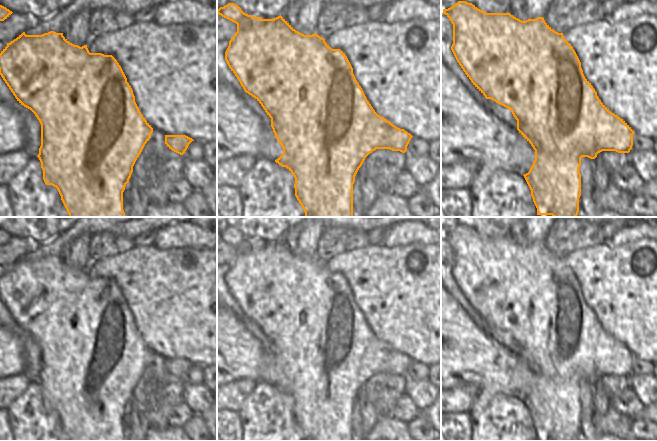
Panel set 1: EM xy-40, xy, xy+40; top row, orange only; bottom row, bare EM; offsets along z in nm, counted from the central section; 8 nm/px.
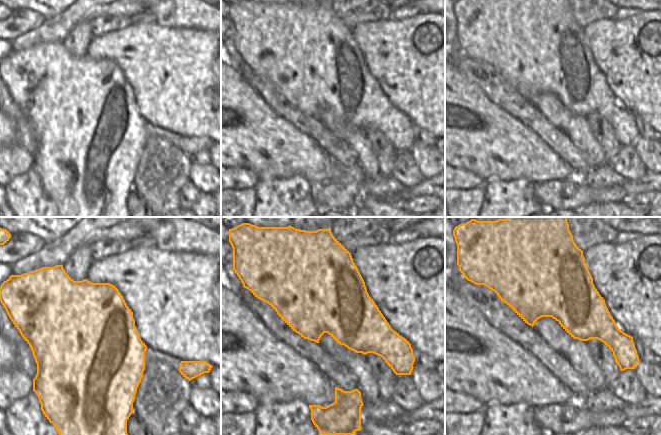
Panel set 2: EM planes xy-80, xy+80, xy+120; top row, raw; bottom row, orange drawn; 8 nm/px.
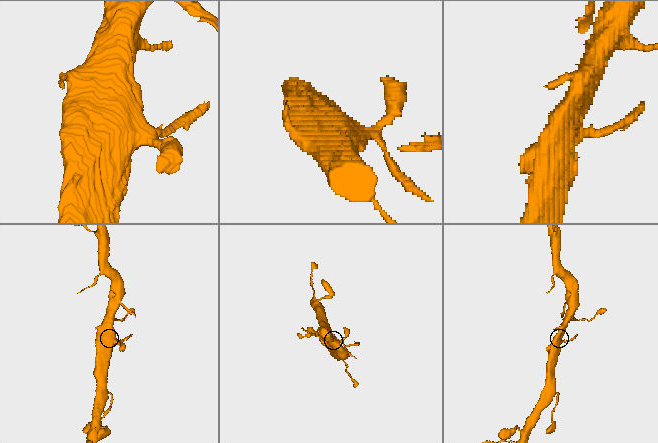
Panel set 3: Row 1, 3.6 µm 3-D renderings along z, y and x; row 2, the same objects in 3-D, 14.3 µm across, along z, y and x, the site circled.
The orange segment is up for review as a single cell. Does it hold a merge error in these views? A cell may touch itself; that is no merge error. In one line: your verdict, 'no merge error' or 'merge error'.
no merge error

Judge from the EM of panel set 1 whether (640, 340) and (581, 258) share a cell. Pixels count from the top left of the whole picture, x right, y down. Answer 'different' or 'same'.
same

